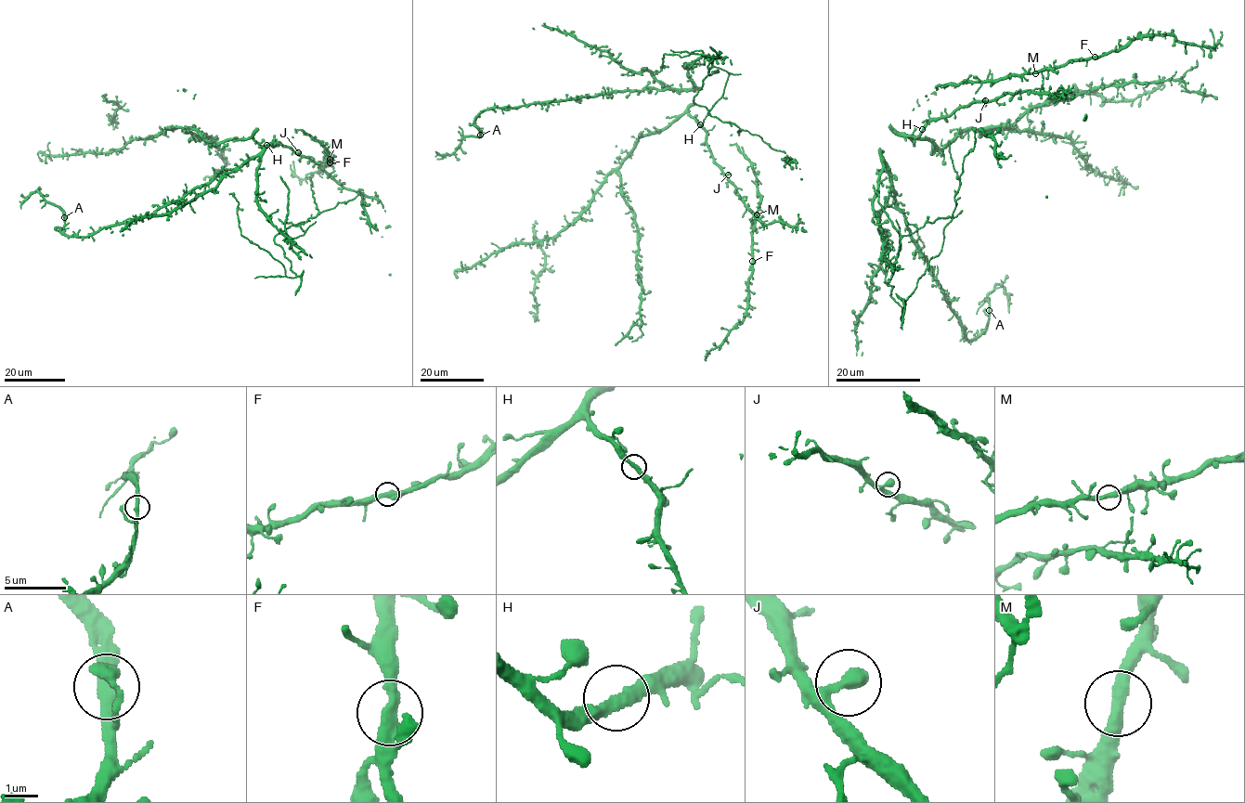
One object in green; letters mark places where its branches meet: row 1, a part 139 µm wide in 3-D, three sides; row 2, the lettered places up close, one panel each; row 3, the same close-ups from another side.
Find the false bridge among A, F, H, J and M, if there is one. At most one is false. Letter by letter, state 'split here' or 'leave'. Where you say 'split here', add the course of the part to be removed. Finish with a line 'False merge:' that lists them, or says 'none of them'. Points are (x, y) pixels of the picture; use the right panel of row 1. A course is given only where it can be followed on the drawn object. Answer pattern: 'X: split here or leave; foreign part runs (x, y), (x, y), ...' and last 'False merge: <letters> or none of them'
A: leave
F: leave
H: leave
J: leave
M: leave
False merge: none of them

